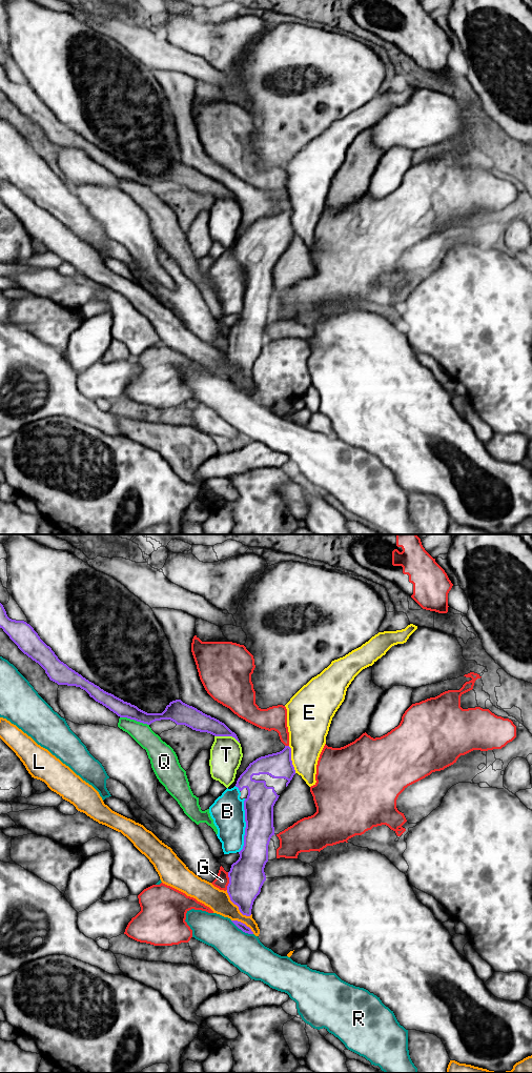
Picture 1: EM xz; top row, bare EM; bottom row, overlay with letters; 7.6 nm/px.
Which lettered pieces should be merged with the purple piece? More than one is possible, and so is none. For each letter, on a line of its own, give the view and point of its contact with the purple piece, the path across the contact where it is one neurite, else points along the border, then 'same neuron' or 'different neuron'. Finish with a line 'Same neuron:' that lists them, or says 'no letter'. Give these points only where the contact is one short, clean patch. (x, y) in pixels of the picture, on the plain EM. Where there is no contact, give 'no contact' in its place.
B: contact xz (246, 287); same neuron
E: contact xz (290, 221); different neuron
G: contact xz (229, 342); different neuron
L: contact xz (237, 366); border xz (226, 351), (229, 360), (238, 370), (243, 376), (249, 378); different neuron
Q: contact xz (135, 181); different neuron
R: contact xz (242, 391); different neuron
T: contact xz (227, 197); different neuron
Same neuron: B

